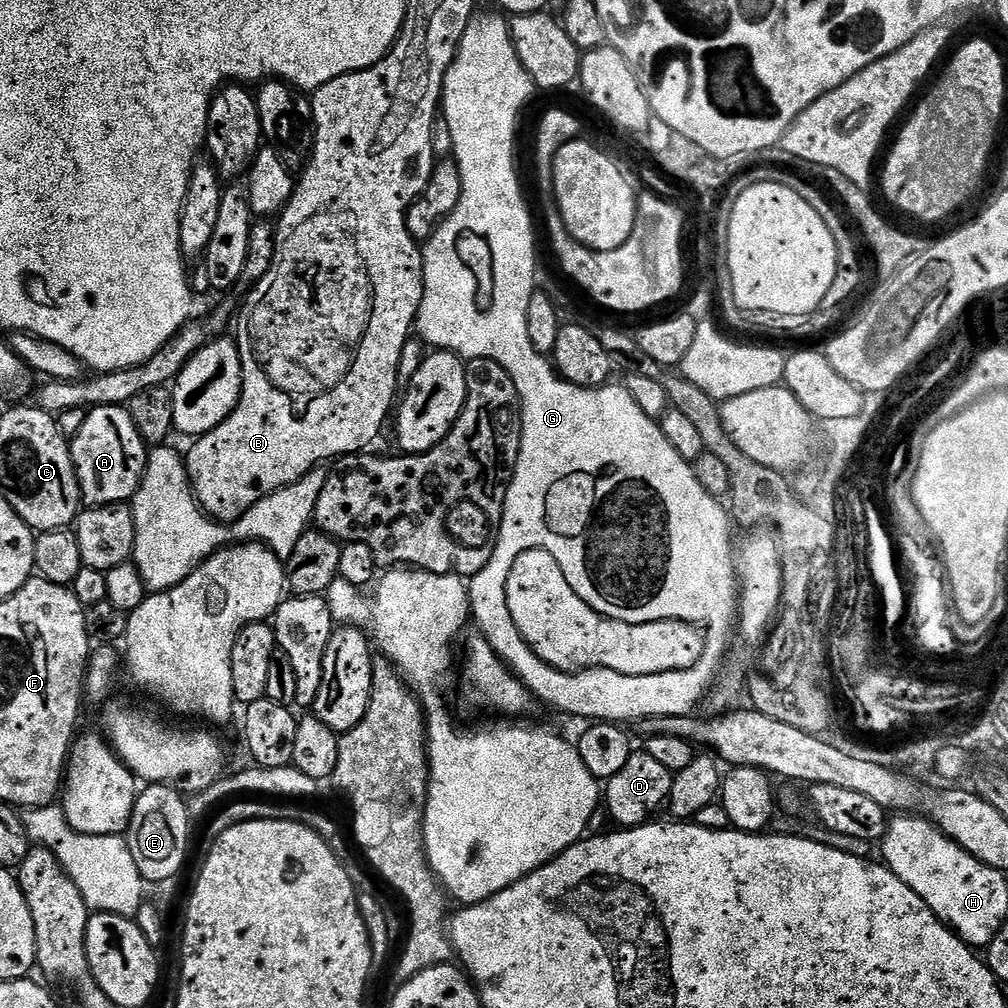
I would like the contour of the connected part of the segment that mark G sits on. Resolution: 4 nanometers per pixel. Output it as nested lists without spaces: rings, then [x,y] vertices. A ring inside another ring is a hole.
[[[499,11],[484,12],[473,15],[471,22],[466,26],[462,34],[460,44],[456,48],[456,56],[448,67],[448,73],[444,79],[444,95],[442,97],[442,115],[449,123],[450,133],[453,139],[453,150],[451,155],[460,168],[462,178],[462,198],[458,202],[455,212],[436,228],[436,233],[423,245],[424,253],[424,293],[420,309],[416,315],[414,325],[420,340],[429,349],[454,352],[465,361],[486,358],[498,362],[510,378],[514,378],[514,386],[520,395],[520,453],[516,468],[512,472],[512,481],[508,483],[508,493],[504,503],[504,517],[500,523],[500,533],[496,535],[494,554],[490,562],[478,573],[471,577],[468,588],[468,599],[470,601],[470,616],[477,624],[479,635],[490,642],[492,649],[500,655],[500,659],[515,672],[516,677],[531,690],[533,697],[560,712],[569,712],[572,716],[585,716],[588,722],[625,722],[633,720],[639,722],[647,716],[686,716],[697,711],[696,703],[704,696],[704,691],[716,680],[720,667],[724,664],[724,655],[728,652],[728,643],[734,640],[734,625],[738,620],[738,577],[736,575],[736,562],[734,559],[734,540],[732,544],[732,528],[729,513],[726,511],[719,499],[706,490],[702,490],[702,482],[698,482],[696,469],[689,461],[683,460],[666,442],[659,423],[651,420],[642,410],[638,410],[638,402],[630,398],[627,387],[616,385],[616,382],[609,382],[602,388],[579,388],[577,384],[571,384],[559,375],[550,363],[549,357],[543,356],[538,350],[534,350],[534,342],[530,342],[530,330],[526,330],[526,310],[530,306],[532,293],[537,291],[536,284],[536,236],[532,233],[532,216],[528,213],[528,204],[524,201],[524,192],[520,189],[520,176],[516,173],[516,119],[524,108],[524,103],[534,93],[534,85],[530,74],[522,66],[518,54],[514,50],[512,41],[512,30],[509,21]],[[532,548],[541,548],[549,551],[561,564],[562,572],[566,576],[570,587],[594,610],[602,616],[610,619],[618,619],[630,624],[656,623],[659,620],[682,620],[688,624],[704,627],[704,650],[701,660],[693,668],[674,670],[670,673],[650,674],[646,677],[630,677],[626,674],[615,673],[614,670],[604,668],[582,669],[581,672],[560,672],[552,668],[546,662],[540,660],[538,654],[532,652],[532,648],[523,640],[518,627],[514,624],[514,617],[507,608],[507,579],[510,576],[514,560],[524,551]]]

